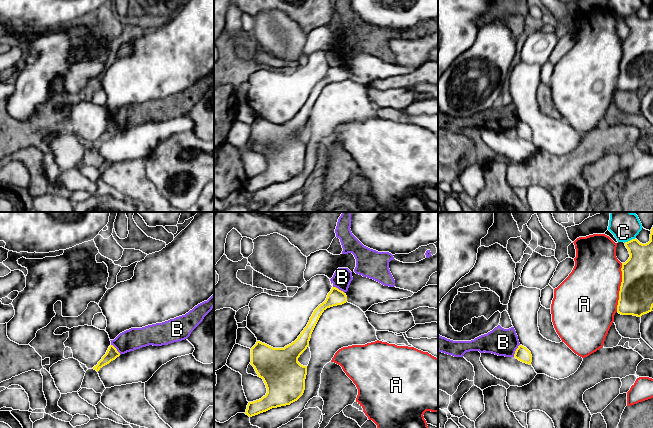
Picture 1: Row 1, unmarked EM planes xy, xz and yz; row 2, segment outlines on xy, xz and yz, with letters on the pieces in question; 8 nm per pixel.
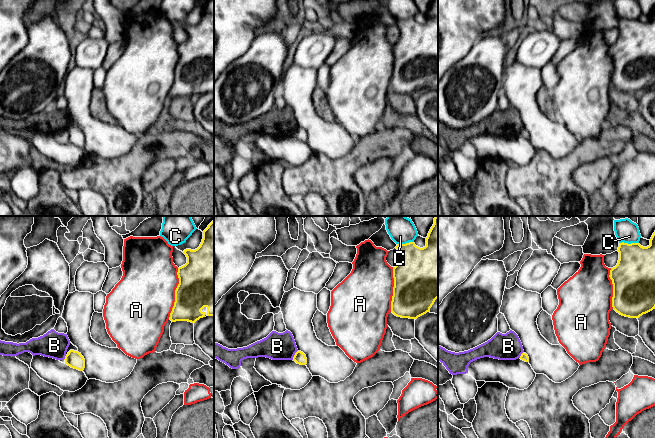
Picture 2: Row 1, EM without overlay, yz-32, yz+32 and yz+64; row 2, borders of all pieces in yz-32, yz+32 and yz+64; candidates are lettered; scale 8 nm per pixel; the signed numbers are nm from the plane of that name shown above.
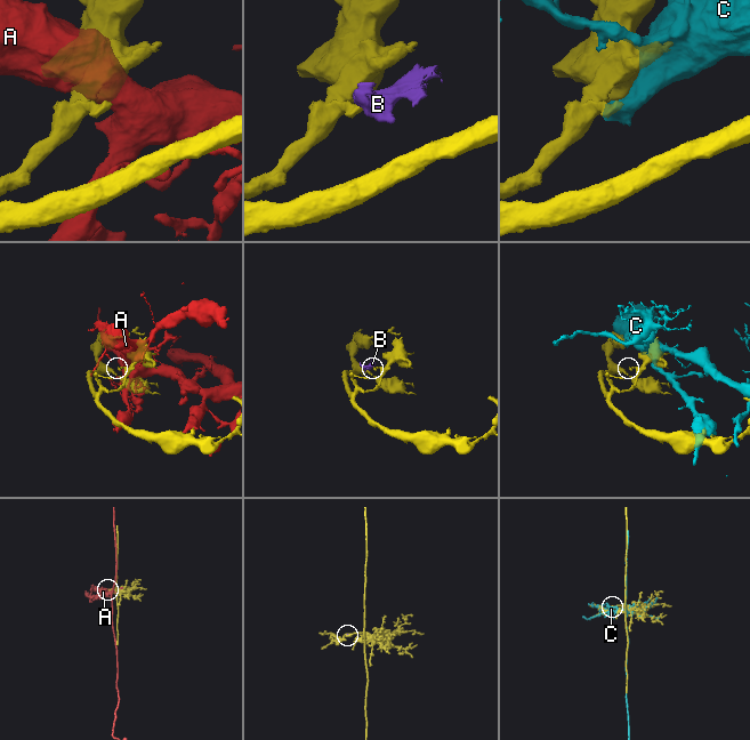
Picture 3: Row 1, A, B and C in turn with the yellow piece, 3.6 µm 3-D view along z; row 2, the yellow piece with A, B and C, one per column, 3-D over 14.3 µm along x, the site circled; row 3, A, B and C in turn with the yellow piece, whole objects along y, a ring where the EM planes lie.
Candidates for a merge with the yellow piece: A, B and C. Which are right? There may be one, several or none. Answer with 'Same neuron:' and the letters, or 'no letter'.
Same neuron: no letter

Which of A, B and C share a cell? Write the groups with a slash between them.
A / B / C

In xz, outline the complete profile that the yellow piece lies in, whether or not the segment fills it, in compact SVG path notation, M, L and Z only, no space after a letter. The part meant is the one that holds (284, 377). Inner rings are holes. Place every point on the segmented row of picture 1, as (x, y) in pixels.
M332 287L326 300L314 310L307 326L294 342L284 348L256 342L251 348L250 364L258 377L263 379L267 393L261 399L248 403L246 415L252 417L272 408L290 405L303 395L307 366L301 365L298 358L309 346L311 334L322 313L327 308L346 302L346 294Z

